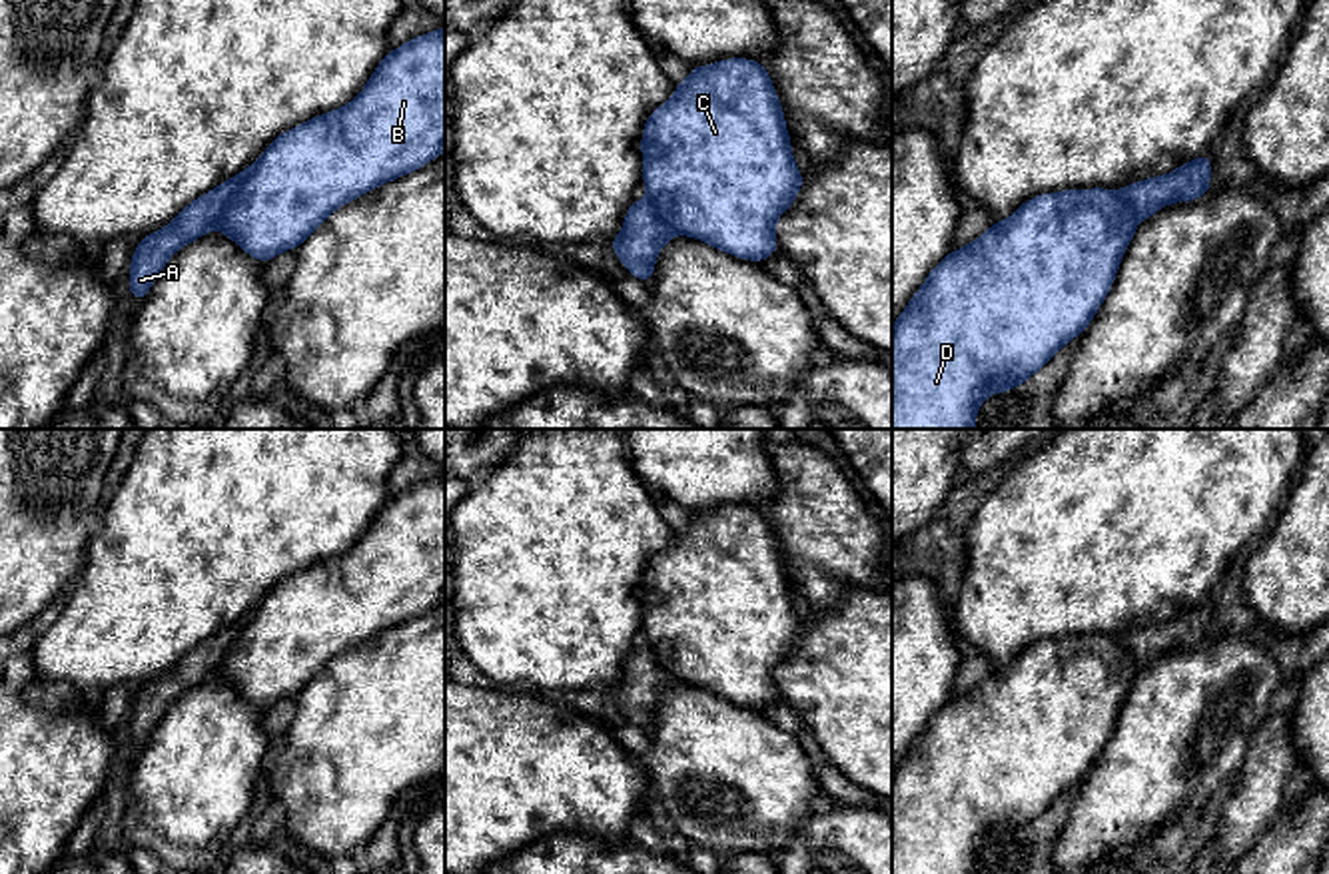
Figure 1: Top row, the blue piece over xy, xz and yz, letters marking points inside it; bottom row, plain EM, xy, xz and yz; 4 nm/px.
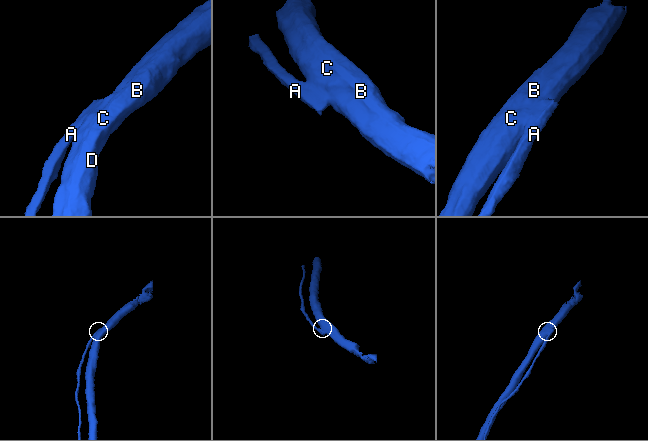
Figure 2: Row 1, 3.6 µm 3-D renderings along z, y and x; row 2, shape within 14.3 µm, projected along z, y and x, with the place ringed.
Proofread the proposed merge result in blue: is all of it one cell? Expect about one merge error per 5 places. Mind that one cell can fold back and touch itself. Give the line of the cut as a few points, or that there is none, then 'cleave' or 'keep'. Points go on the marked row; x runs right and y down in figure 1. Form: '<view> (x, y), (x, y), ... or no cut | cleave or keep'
xy (250, 168), (214, 226) | cleave

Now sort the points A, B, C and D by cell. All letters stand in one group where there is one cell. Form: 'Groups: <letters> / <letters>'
Groups: A / B C D

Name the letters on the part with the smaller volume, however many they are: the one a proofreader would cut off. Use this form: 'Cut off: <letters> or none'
Cut off: A

